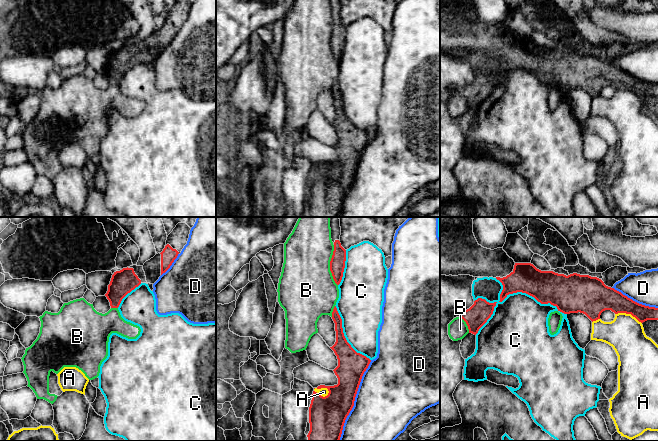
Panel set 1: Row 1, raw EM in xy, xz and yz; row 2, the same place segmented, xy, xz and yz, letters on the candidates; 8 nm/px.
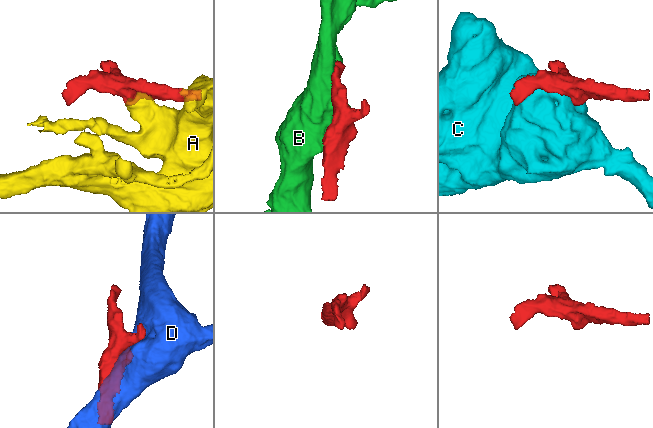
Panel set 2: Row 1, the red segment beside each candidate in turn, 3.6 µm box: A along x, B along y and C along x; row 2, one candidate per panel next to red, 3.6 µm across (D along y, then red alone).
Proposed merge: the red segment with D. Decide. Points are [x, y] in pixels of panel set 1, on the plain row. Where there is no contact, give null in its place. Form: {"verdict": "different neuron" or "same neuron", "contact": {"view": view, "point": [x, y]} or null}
{"verdict": "different neuron", "contact": {"view": "xz", "point": [354, 176]}}

